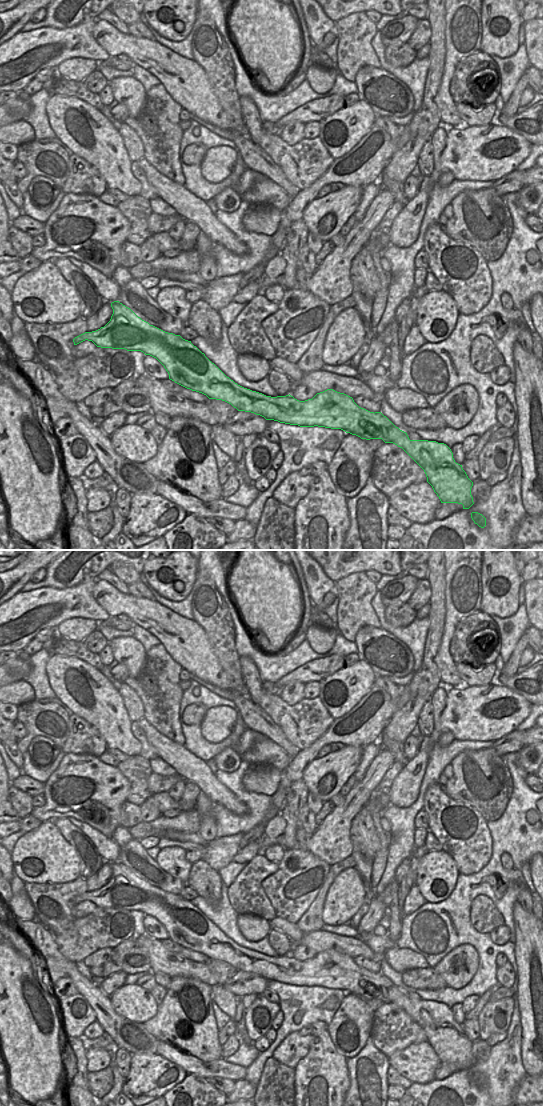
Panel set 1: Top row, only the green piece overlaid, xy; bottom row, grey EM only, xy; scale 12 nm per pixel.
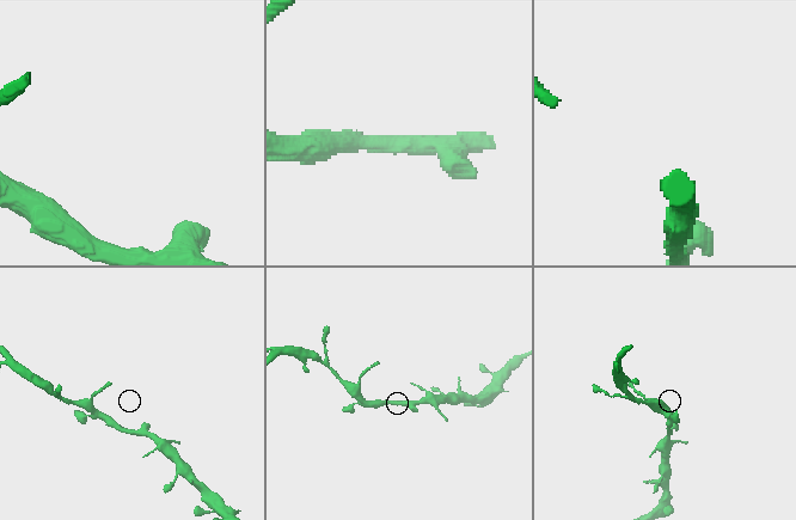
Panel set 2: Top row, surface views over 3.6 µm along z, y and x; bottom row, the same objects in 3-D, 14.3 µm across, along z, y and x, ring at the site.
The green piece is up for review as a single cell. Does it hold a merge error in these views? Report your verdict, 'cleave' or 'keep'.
keep

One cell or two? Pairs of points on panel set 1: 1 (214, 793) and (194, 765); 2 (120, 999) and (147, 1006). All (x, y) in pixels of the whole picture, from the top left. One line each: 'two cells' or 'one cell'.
1: one cell
2: one cell

